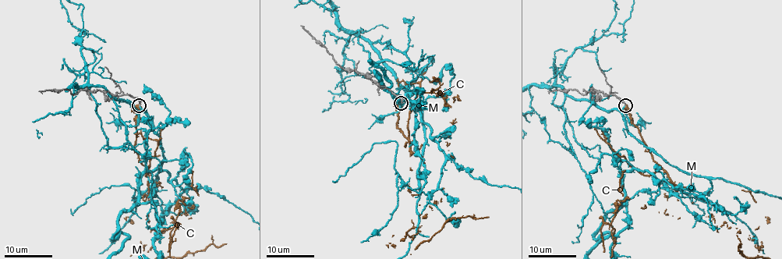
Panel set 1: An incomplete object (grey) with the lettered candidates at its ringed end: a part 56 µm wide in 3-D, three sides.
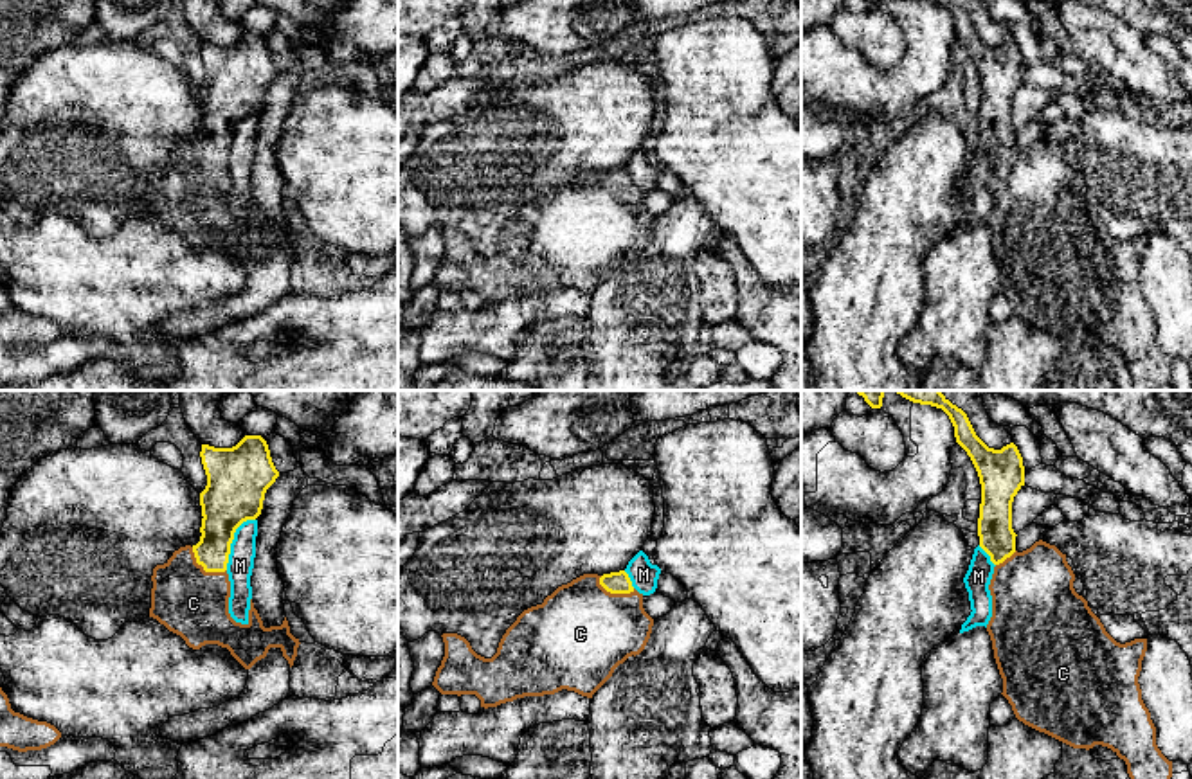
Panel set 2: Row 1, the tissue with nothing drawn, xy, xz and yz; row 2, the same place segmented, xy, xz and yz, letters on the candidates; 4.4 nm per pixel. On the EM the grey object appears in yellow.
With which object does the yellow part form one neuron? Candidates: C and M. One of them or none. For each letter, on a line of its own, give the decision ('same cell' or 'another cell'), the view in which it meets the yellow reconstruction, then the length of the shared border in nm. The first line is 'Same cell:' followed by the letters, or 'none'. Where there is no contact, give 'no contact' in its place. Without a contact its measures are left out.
Same cell: C
C: same cell; contact in xy; length 190 nm
M: another cell; contact in xy; length 260 nm

